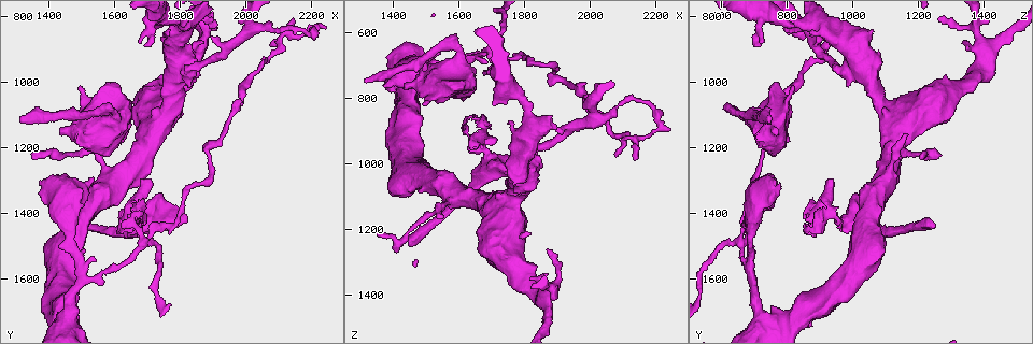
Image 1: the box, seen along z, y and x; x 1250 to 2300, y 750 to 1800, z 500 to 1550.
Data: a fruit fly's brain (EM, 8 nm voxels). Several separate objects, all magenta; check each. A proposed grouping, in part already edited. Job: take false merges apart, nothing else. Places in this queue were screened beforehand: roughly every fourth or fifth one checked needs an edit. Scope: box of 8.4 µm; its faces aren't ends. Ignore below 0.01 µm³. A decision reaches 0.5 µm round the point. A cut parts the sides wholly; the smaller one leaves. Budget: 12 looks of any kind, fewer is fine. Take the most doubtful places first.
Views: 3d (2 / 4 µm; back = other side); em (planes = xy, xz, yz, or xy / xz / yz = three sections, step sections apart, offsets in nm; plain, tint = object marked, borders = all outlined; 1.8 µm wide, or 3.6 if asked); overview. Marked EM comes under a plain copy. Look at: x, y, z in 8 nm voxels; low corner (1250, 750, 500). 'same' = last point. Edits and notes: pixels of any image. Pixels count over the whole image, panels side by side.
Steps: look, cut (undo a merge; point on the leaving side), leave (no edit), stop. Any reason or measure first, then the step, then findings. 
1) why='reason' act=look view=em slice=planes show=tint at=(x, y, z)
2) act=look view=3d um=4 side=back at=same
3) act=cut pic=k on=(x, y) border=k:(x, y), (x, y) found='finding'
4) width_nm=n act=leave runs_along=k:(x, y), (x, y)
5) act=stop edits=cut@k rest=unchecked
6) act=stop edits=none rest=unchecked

why='abrupt turn' act=look view=em slice=xy step=4 show=tint at=(1580, 1085, 645)

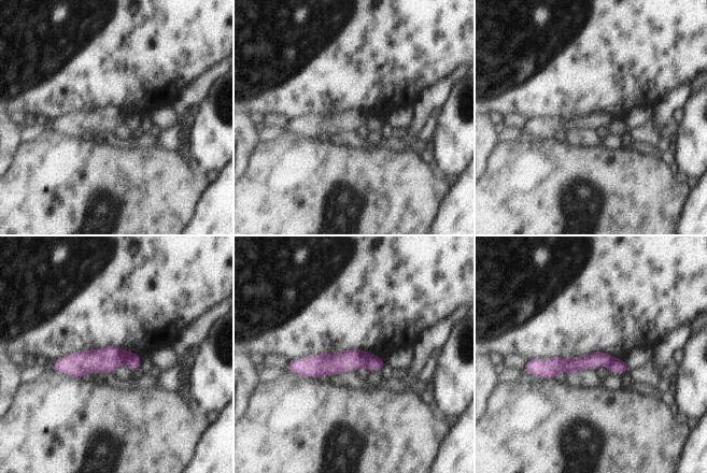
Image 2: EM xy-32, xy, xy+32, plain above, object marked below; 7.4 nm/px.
width_nm=120 act=cut pic=2 on=(345, 360) part_leaving=2:(609, 358), (532, 367) found='two neurons meet here'

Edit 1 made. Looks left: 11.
why='see it whole again' act=look view=overview

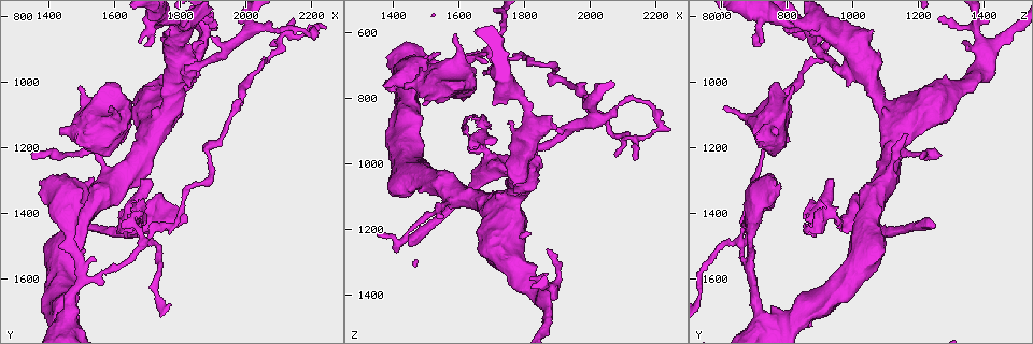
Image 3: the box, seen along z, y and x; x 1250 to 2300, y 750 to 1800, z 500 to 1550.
why='three-way junction' act=look view=em slice=planes show=tint at=(1850, 930, 1405)

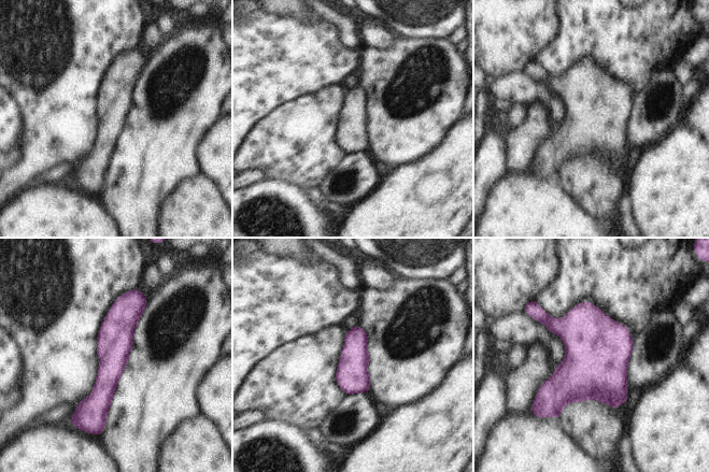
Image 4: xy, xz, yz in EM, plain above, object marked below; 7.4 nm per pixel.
act=leave runs_along=4:(128, 296), (100, 399), (100, 422) found='one neuron here'

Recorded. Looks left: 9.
why='four-way junction' act=look view=3d um=4 at=(1665, 1410, 950)

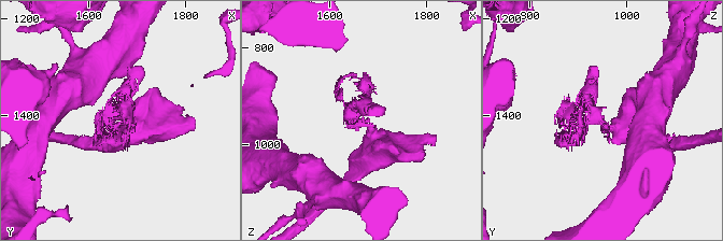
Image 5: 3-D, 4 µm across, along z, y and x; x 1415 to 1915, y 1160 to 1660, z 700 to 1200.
act=look view=em slice=xz step=16 show=tint at=(1670, 1410, 950)

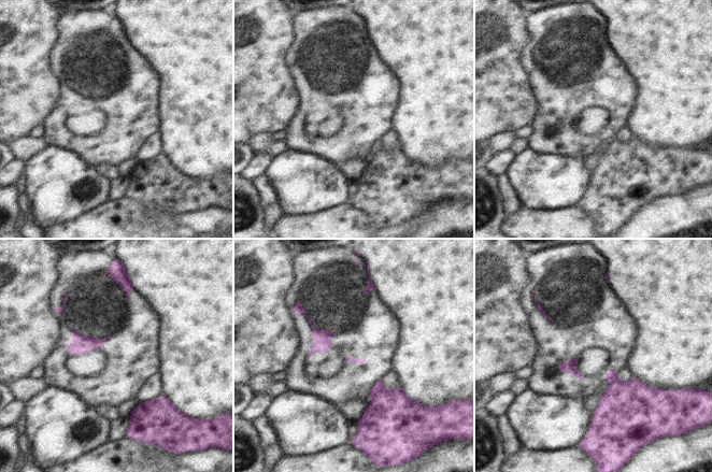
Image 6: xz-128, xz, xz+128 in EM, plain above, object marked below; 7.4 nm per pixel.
act=cut pic=6 on=(379, 385) border=6:(382, 386), (372, 397) found='two neurons meet here'

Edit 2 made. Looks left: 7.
why='four or more arms meet' act=look view=3d um=4 at=(1690, 1490, 670)

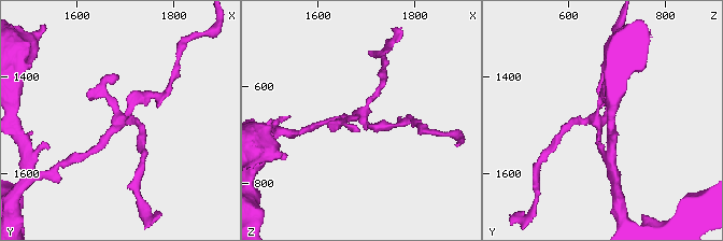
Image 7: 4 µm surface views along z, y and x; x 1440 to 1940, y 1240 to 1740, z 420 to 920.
arms=4 why='now the EM' act=look view=em slice=planes show=borders at=(1685, 1490, 665)

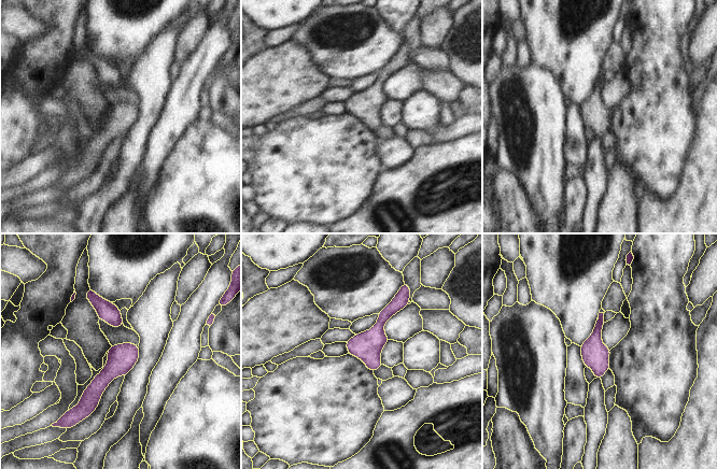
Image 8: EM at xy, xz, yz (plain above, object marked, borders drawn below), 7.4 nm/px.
act=leave runs_along=8:(136, 347), (99, 383), (87, 409) found='continuous, no second neuron'

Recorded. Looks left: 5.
why='branch point' act=look view=3d um=4 at=(2025, 835, 870)

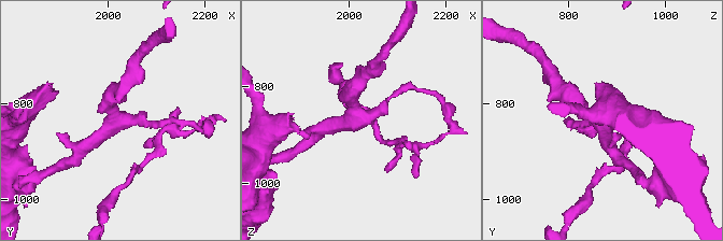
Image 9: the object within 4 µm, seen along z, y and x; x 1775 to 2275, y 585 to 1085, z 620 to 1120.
arms=3 why='shape alone is not enough' act=look view=em slice=xy step=4 show=tint at=(2025, 840, 865)

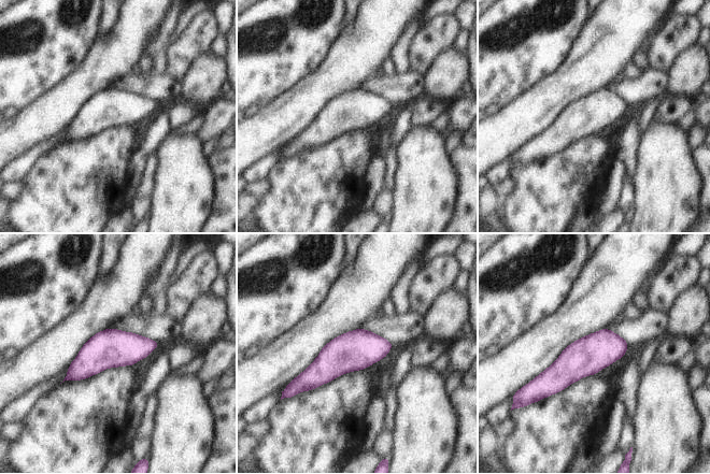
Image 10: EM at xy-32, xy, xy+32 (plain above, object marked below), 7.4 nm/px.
why='another direction' act=look view=em slice=planes show=borders at=same

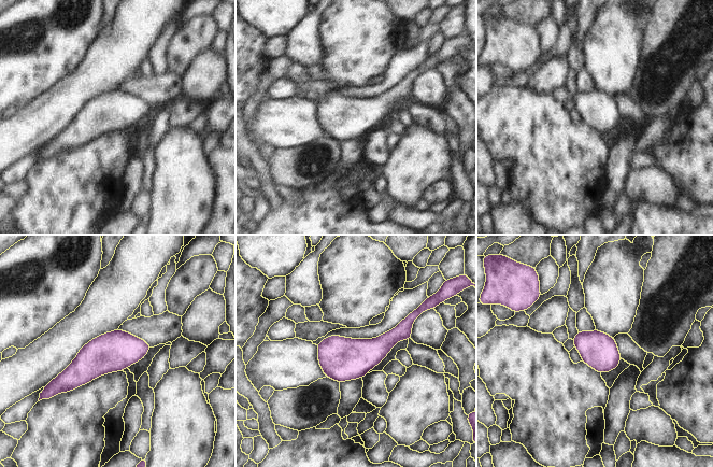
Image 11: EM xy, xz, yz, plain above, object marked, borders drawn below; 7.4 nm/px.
width_nm=280 act=leave found='all the same neuron'

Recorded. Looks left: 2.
act=stop edits=cut@2,cut@6 rest=unchecked

